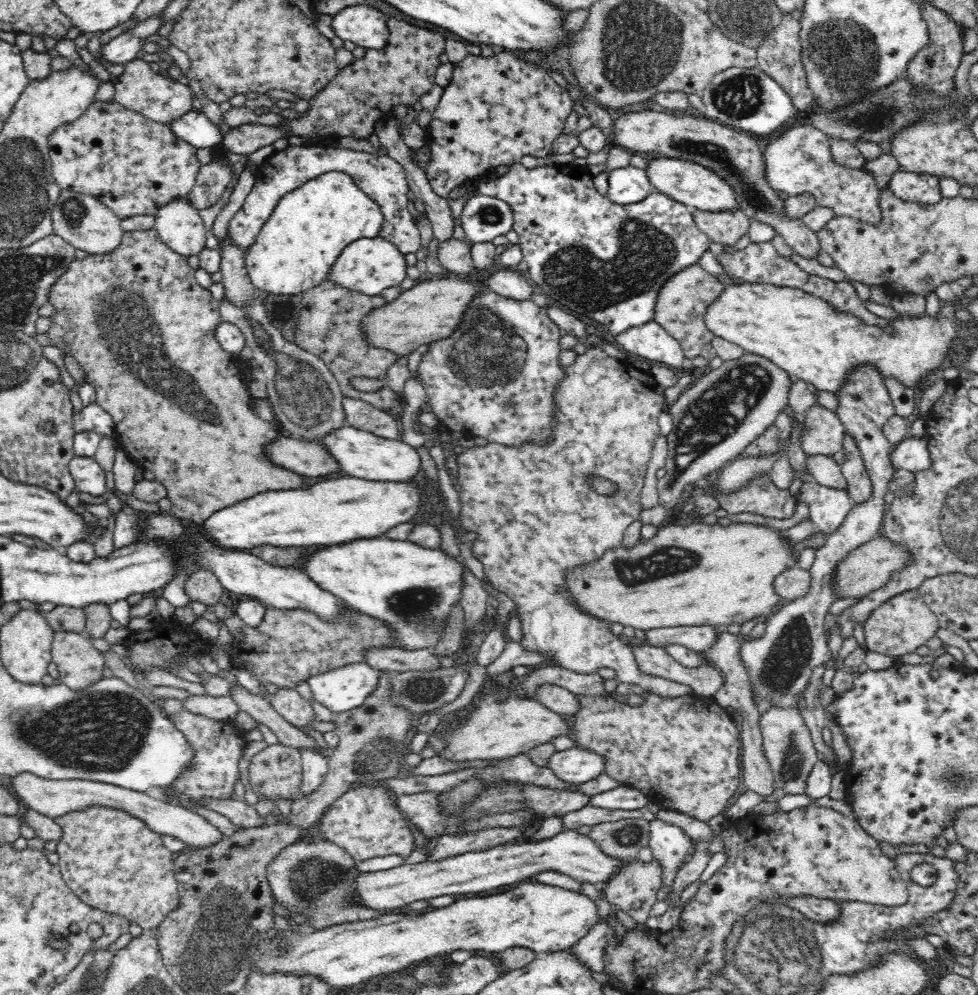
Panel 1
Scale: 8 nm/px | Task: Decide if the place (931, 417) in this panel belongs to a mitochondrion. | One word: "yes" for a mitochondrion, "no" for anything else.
no

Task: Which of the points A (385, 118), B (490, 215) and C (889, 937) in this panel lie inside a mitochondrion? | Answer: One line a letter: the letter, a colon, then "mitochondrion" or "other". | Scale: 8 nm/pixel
A: other
B: mitochondrion
C: other

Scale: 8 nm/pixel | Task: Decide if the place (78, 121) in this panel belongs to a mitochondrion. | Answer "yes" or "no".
no

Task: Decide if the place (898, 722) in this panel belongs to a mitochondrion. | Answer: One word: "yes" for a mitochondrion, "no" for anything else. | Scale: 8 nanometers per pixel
no

